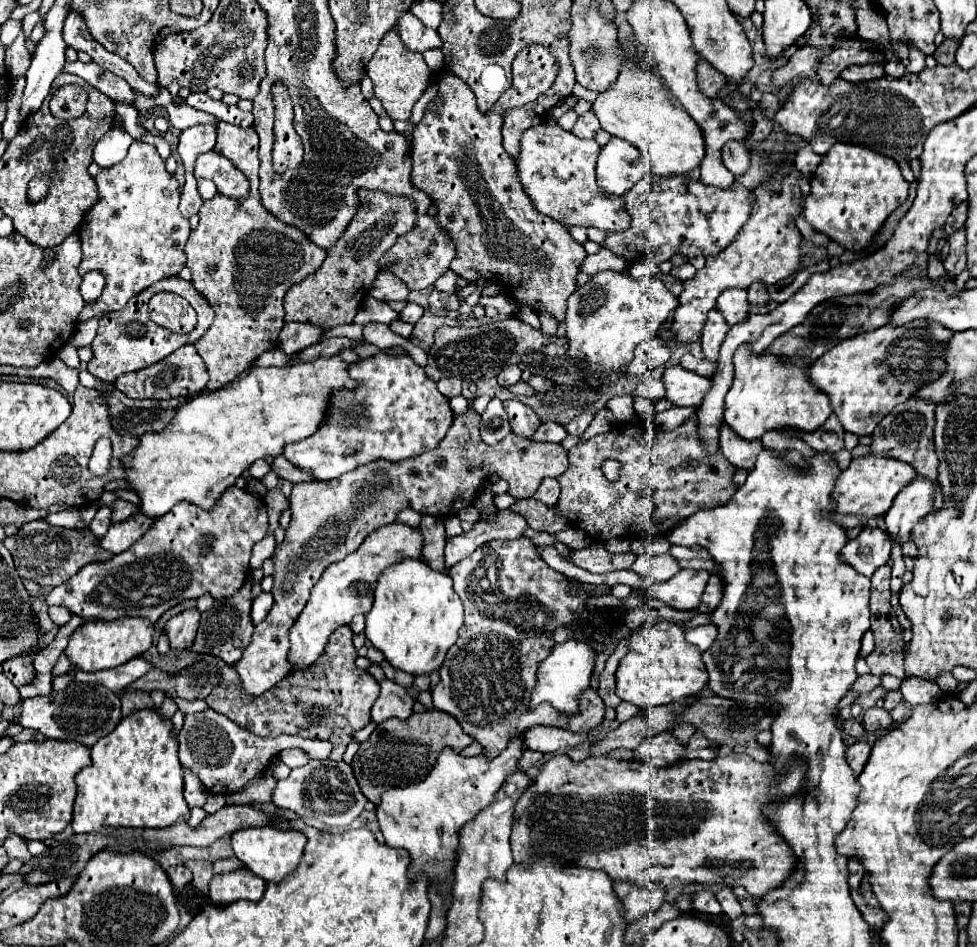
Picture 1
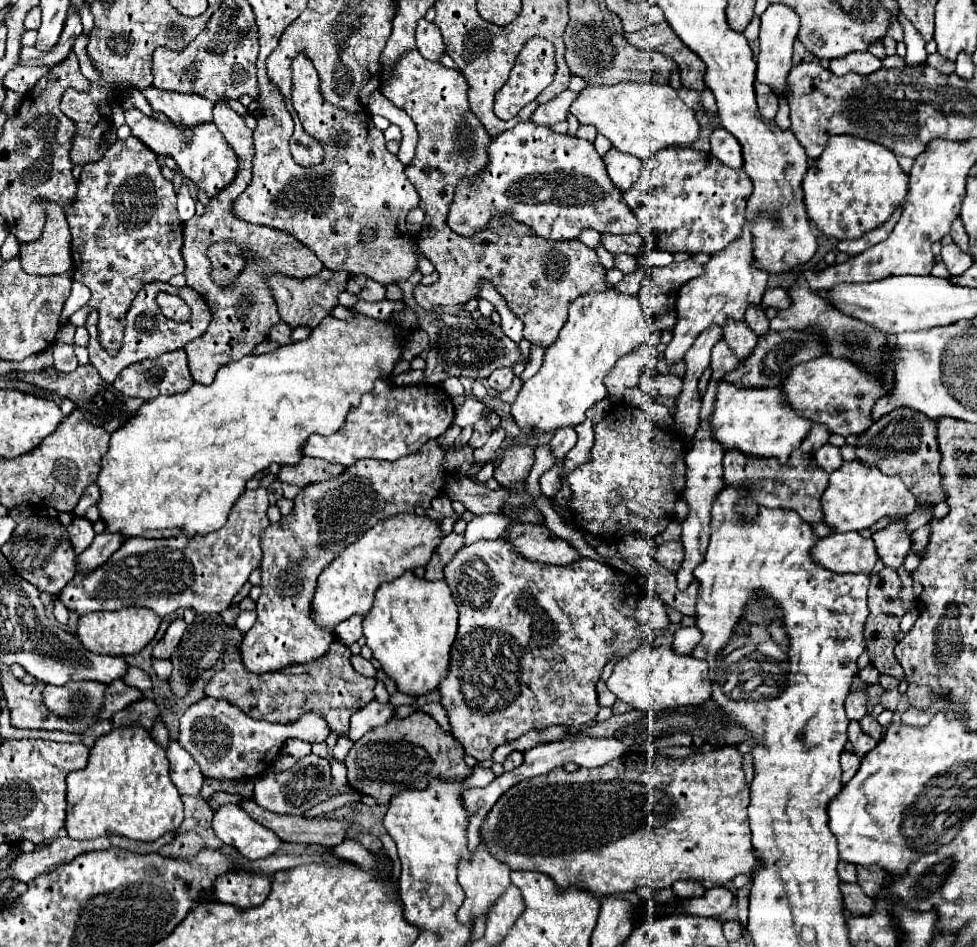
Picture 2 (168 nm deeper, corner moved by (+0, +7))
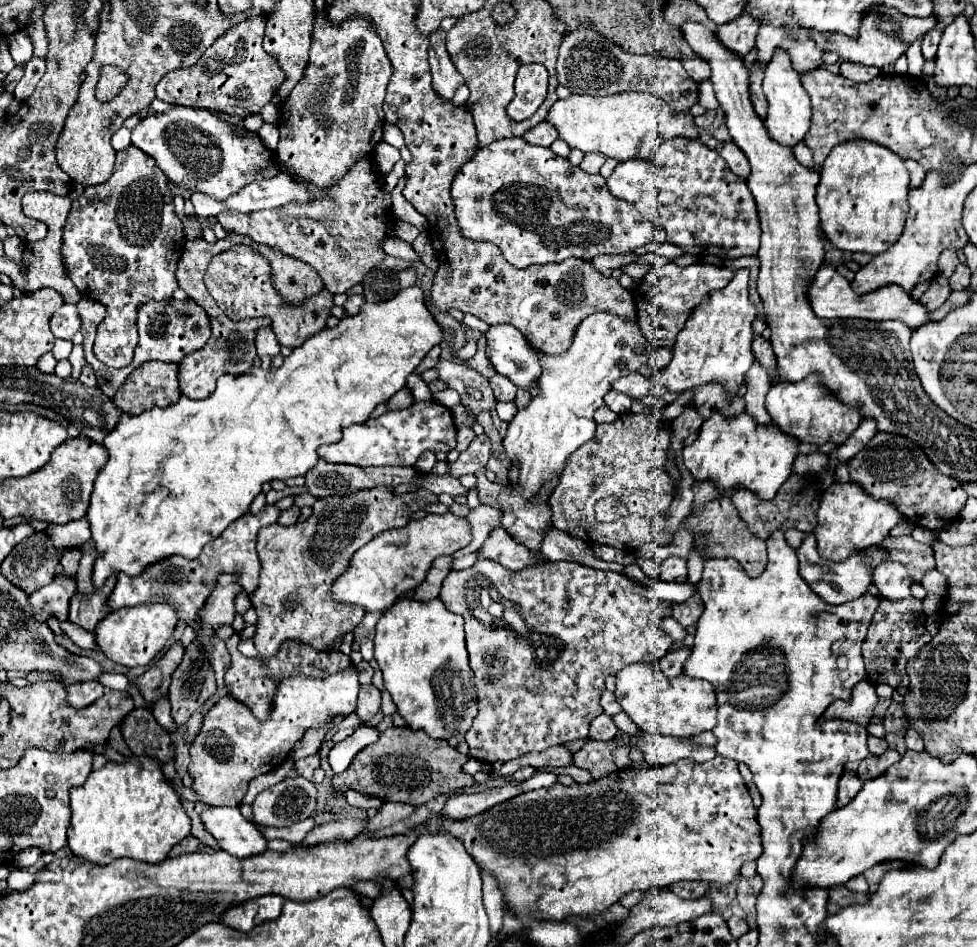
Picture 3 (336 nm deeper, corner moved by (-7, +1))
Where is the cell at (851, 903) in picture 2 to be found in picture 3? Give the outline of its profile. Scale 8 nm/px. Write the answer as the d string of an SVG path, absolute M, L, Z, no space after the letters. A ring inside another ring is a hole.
M833 886L829 888L829 914L837 914L841 912L839 908L847 908L847 906L855 906L855 904L867 904L869 902L869 894L857 894L847 890L845 886Z

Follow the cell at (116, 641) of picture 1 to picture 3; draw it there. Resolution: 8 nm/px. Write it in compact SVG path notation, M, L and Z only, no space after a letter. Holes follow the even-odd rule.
M141 604L111 612L105 620L101 620L101 624L97 624L93 634L97 648L109 660L135 668L135 666L147 666L163 650L163 646L173 634L175 624L177 616L169 604Z

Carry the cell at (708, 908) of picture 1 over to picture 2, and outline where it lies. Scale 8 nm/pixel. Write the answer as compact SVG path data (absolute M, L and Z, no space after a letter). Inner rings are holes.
M674 882L672 892L678 898L696 898L696 896L702 896L706 888L702 882Z

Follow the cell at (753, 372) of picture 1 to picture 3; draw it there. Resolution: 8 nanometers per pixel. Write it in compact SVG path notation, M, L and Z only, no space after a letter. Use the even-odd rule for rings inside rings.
M713 412L713 416L709 416L709 420L703 422L695 442L683 448L683 464L691 470L695 480L717 482L721 494L731 496L733 488L743 486L757 492L761 498L769 500L791 476L797 454L797 440L785 436L773 422L761 426L747 412L737 416Z

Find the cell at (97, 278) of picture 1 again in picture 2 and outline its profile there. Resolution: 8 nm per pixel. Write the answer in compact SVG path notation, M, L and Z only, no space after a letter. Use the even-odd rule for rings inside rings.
M72 282L72 294L64 302L64 308L60 312L60 324L68 322L70 316L76 310L80 310L88 300L90 300L90 290L86 290L86 286L82 286L82 282Z

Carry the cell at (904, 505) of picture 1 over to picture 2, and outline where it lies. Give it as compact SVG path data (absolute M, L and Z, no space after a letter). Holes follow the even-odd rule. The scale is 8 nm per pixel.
M898 516L892 518L884 530L878 530L872 536L876 542L876 554L886 568L898 570L910 552L910 538L904 534L904 526L906 518Z

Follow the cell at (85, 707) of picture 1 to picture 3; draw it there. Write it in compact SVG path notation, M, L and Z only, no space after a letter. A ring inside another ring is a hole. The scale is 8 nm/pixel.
M83 682L67 686L67 704L71 708L87 708L103 696L103 686L99 682Z

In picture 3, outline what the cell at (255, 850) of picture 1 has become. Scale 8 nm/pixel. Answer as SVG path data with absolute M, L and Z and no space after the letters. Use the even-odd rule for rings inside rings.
M239 806L209 808L201 814L201 820L205 828L217 838L219 846L237 858L259 856L267 850L267 840L253 822L243 818Z

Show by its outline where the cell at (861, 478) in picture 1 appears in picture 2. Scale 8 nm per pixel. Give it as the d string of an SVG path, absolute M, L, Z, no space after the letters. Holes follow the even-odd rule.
M858 460L844 462L836 472L830 474L828 488L822 494L822 522L834 532L866 530L880 518L896 518L914 512L916 500L904 482L894 476L882 474L878 468L862 466Z

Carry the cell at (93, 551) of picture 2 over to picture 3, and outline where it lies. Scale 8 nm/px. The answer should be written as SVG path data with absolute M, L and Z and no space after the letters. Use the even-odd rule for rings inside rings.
M111 576L101 588L93 588L91 594L75 592L69 608L69 620L91 632L109 614L107 598L113 586L115 586L115 576Z

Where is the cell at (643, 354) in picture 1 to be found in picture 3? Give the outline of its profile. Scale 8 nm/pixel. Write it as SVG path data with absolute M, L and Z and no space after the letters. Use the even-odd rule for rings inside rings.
M607 392L605 404L607 404L615 414L625 414L625 412L631 410L633 398L631 398L631 396L625 396L623 392Z

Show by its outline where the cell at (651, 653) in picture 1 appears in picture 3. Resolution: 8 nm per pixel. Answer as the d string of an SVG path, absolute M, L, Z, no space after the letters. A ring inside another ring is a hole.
M631 664L619 670L615 696L621 708L637 724L637 728L649 734L671 734L677 738L685 738L691 734L713 730L717 722L717 702L713 686L709 682L685 674L667 678L659 672L655 664Z

